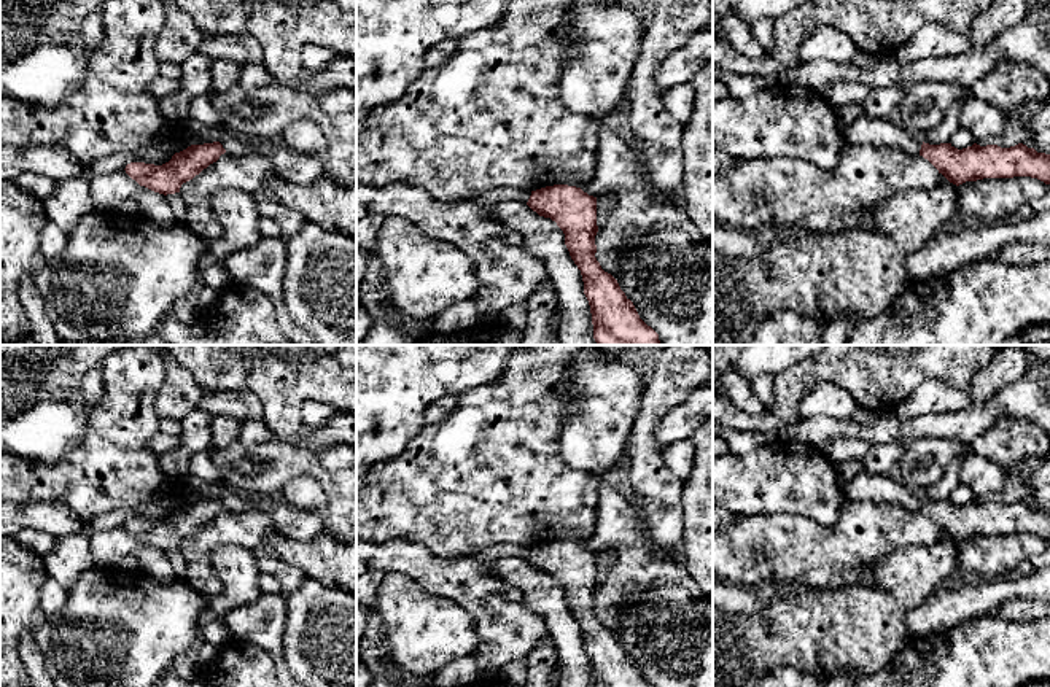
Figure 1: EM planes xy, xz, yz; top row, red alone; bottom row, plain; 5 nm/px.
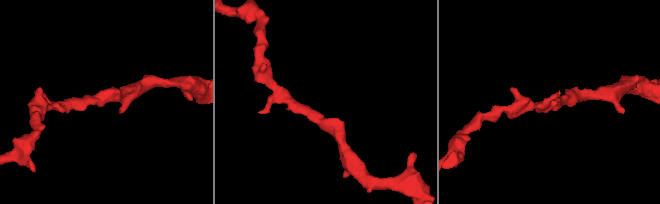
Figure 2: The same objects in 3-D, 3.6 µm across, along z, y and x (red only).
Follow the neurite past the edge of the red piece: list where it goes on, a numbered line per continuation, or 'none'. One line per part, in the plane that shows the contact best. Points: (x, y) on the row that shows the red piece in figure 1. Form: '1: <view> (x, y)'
none

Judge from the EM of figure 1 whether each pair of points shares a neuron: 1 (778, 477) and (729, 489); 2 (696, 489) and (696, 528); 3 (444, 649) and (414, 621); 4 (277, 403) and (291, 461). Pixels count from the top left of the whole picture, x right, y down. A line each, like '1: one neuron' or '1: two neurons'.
1: one neuron
2: one neuron
3: one neuron
4: two neurons

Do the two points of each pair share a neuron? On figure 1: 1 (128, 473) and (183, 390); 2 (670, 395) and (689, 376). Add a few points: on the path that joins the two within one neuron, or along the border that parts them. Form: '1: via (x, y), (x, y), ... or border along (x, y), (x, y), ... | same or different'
1: border along (164, 380), (155, 403), (155, 414), (159, 419) | different
2: via (673, 390), (684, 379) | same

